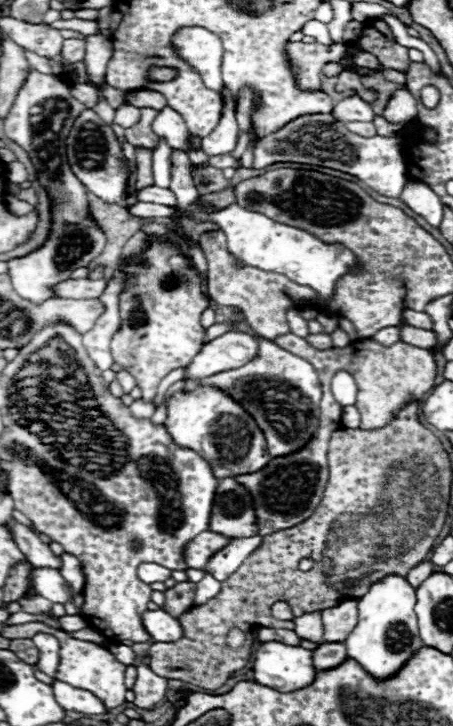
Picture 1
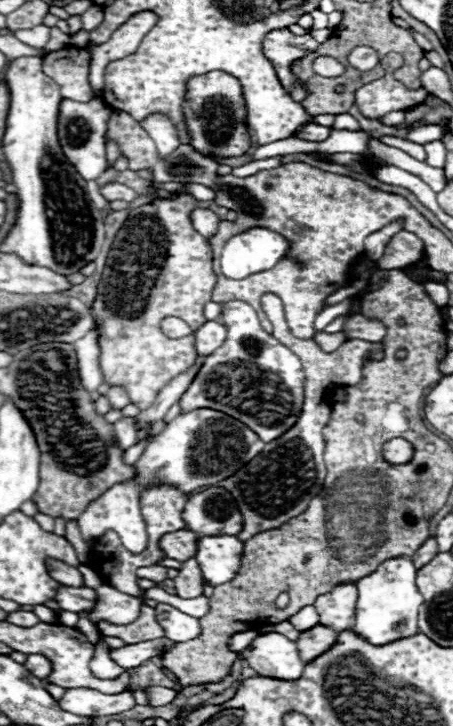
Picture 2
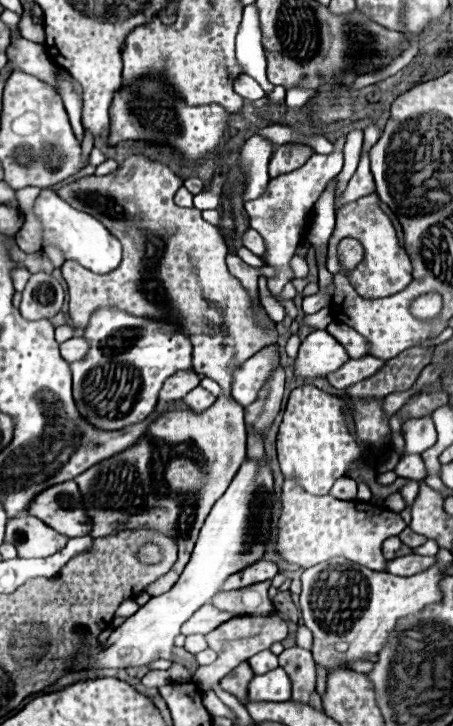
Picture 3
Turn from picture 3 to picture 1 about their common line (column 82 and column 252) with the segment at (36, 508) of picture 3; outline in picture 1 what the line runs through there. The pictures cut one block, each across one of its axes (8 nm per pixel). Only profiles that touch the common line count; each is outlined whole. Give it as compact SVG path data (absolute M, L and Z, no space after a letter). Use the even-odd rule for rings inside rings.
M224 478L216 486L216 498L210 514L210 532L244 538L256 536L256 518L250 504L250 494L234 482L234 478Z

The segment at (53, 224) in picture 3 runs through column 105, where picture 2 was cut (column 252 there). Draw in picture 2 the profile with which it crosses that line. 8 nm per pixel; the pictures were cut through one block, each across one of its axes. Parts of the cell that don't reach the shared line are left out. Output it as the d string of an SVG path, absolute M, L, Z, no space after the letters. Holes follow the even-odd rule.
M248 228L242 234L232 236L222 252L222 274L232 280L242 280L250 274L274 268L286 258L290 248L288 238L268 228Z

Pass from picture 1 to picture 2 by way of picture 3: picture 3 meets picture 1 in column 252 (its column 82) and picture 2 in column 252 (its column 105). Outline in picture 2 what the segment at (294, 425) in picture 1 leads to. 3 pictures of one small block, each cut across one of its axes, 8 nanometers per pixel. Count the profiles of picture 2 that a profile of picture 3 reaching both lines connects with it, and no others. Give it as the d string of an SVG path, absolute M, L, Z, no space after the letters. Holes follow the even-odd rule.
M232 300L222 308L222 322L226 322L226 342L206 358L200 374L192 386L182 394L182 412L196 408L214 408L234 416L252 428L264 442L280 438L290 430L302 412L304 404L304 370L300 358L276 342L276 338L262 330L256 310L246 302Z

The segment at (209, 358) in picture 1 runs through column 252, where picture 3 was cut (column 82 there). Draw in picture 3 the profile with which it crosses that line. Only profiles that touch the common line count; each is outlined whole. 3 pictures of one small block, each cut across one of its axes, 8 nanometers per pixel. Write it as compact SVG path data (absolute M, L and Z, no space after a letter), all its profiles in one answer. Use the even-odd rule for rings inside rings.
M80 336L70 338L70 340L66 340L66 342L60 344L60 352L62 352L62 358L66 362L76 362L78 358L84 358L86 356L86 350L88 350L86 340L80 338Z

